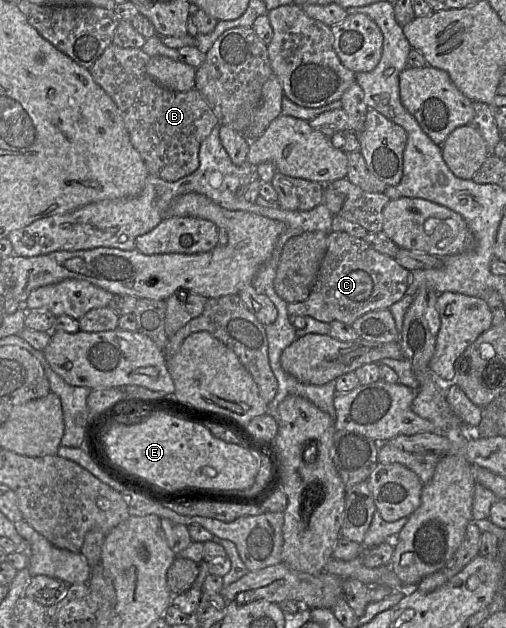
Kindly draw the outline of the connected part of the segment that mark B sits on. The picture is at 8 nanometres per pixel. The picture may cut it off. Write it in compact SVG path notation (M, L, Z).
M111 43L88 70L120 110L148 172L172 182L199 167L200 145L219 120L196 88L179 92L158 84L147 72L150 58L141 48L121 48Z

